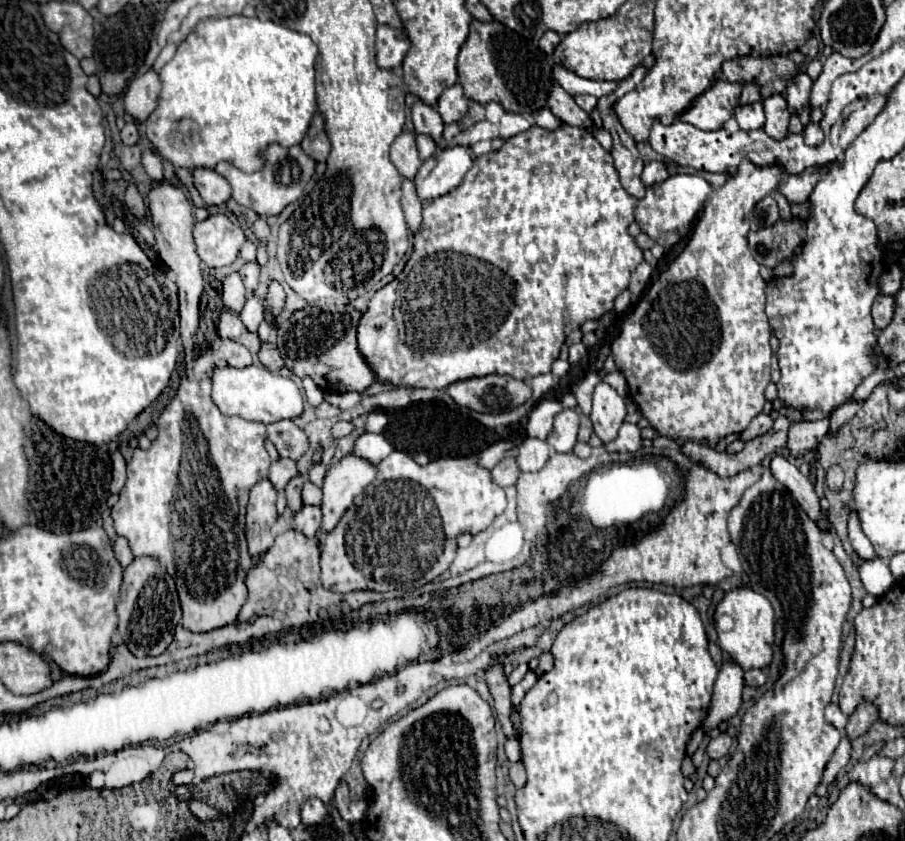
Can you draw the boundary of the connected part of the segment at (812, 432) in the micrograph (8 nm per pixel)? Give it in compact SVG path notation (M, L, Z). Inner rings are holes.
M825 416L825 420L817 420L817 422L793 424L789 428L789 436L787 436L787 450L791 452L791 456L803 458L807 452L817 450L817 446L825 438L827 430L829 430L829 416Z

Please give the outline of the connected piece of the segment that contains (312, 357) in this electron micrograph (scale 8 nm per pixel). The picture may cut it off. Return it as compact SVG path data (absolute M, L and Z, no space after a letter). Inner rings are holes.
M345 304L305 306L291 314L277 330L277 348L285 366L299 378L311 376L323 392L363 392L375 384L375 372L357 348L357 326L361 312Z

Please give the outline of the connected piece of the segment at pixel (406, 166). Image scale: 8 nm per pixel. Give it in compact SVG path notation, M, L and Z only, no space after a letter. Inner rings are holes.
M403 132L391 148L391 162L395 168L401 172L403 178L413 178L421 166L421 160L417 156L417 146L415 146L415 134Z

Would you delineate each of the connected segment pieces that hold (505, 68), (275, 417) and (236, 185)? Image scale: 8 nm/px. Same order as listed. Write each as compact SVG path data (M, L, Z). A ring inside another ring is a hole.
M497 20L471 22L471 32L467 36L467 42L461 46L461 52L457 58L457 72L459 72L459 82L463 86L463 92L469 100L479 102L479 104L497 102L505 108L505 112L517 112L523 116L533 116L539 108L547 108L547 98L553 86L553 66L547 62L545 52L535 42L505 28Z
M247 366L243 370L237 368L215 368L213 372L213 402L219 406L219 410L225 416L241 416L251 422L261 422L261 424L273 424L279 420L293 420L303 414L303 396L297 388L297 384L291 378L285 378L277 372L269 372L263 366Z
M271 144L265 150L265 158L267 158L267 164L265 164L265 168L261 168L261 172L247 174L229 162L217 164L215 172L219 172L231 184L233 198L237 200L237 204L251 208L259 216L277 216L285 206L293 204L301 198L301 192L305 190L307 182L315 174L315 160L311 156L307 156L299 146L283 148L279 144Z

